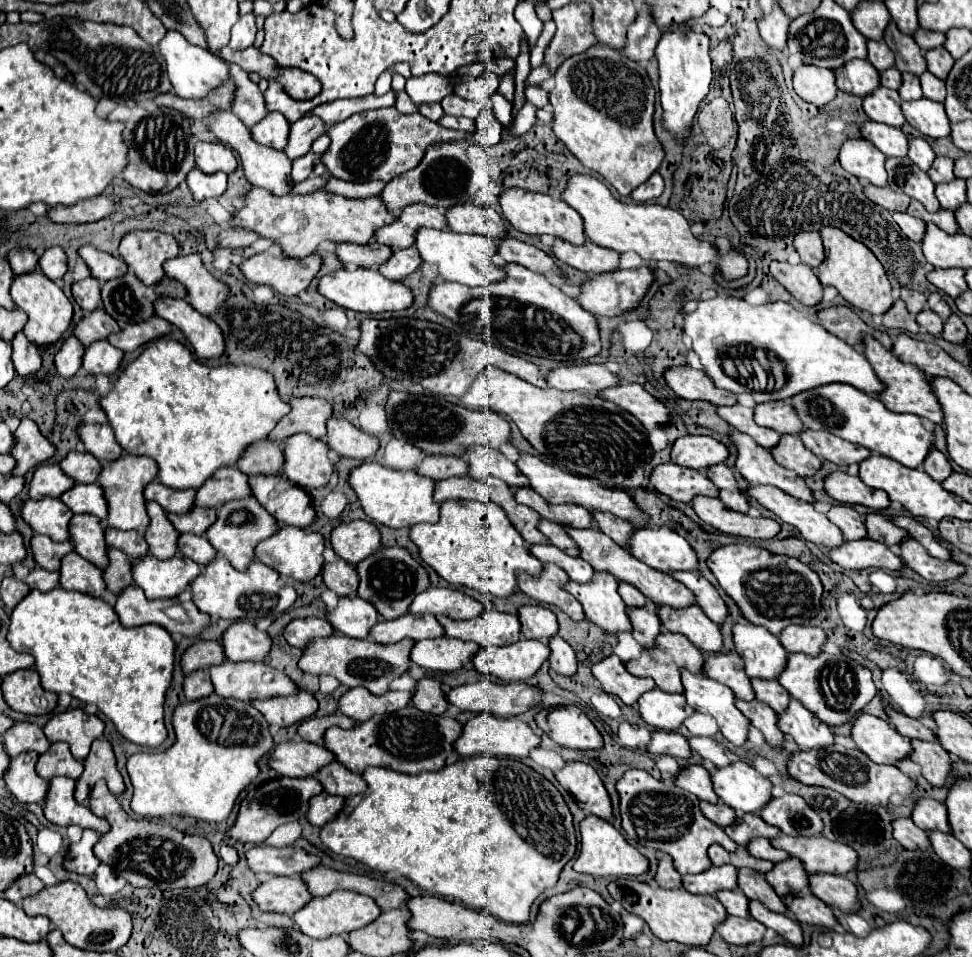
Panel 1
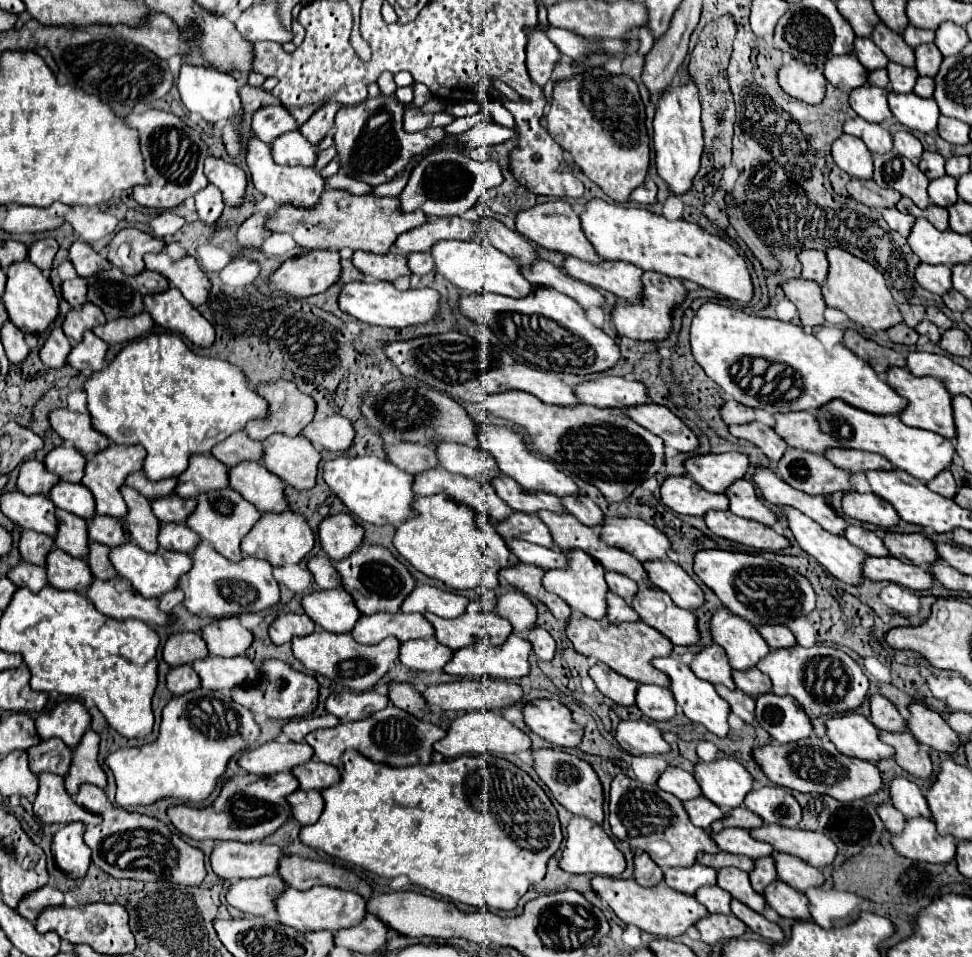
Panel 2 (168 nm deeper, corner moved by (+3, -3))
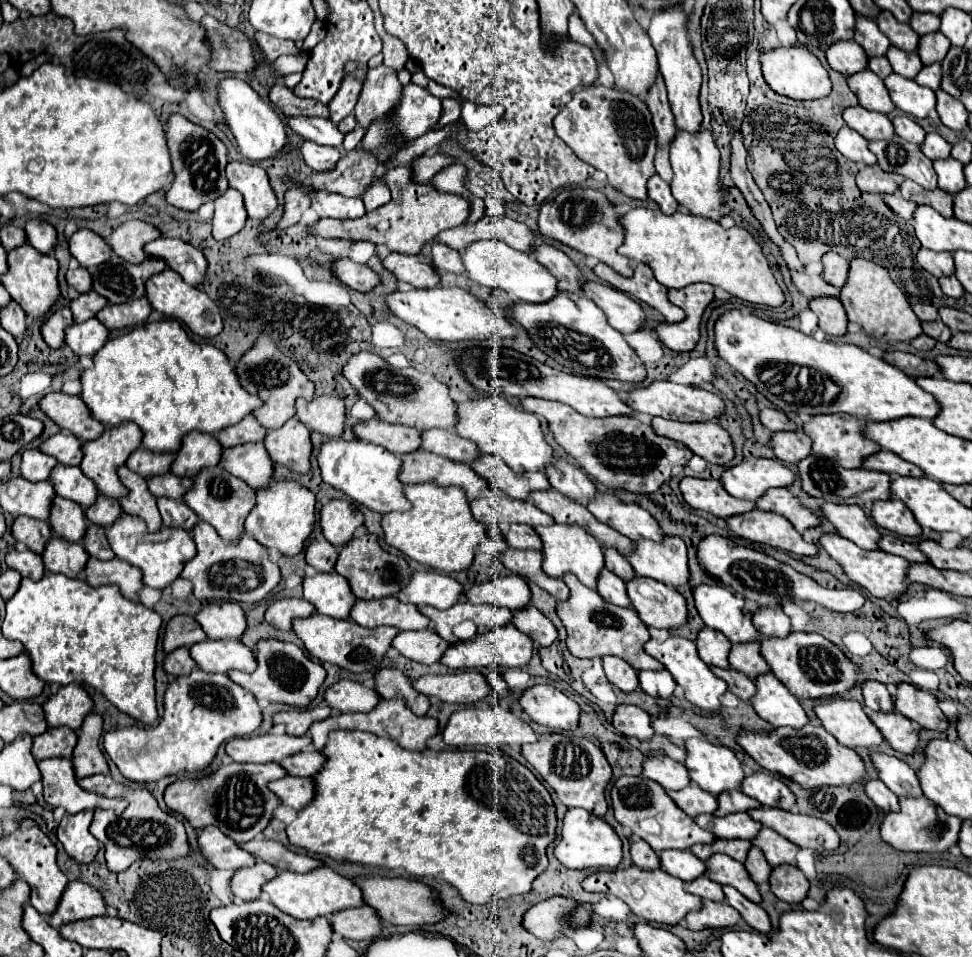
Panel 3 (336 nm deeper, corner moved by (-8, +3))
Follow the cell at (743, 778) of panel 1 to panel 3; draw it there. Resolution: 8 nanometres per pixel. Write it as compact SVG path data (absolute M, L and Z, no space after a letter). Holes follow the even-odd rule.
M688 739L686 751L688 759L684 765L690 771L690 779L698 787L712 795L740 789L746 773L742 769L742 761L732 749L712 745L702 739Z

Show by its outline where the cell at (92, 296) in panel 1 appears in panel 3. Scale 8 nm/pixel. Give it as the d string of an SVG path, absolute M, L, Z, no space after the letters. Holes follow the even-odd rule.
M78 267L76 271L68 271L66 273L66 281L72 289L76 289L78 293L88 293L92 289L92 275L88 269Z

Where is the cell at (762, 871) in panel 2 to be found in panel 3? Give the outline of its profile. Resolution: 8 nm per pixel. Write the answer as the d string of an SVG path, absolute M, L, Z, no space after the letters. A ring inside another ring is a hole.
M752 847L750 853L748 853L748 861L744 863L750 877L756 881L756 883L768 883L770 879L770 873L772 873L772 867L768 865L764 853L758 849L758 847Z

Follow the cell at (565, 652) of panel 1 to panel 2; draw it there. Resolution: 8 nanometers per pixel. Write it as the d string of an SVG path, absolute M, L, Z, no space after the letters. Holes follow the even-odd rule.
M533 627L527 635L527 639L533 645L533 653L537 655L539 661L551 661L555 657L555 641L553 637L541 629L541 627Z

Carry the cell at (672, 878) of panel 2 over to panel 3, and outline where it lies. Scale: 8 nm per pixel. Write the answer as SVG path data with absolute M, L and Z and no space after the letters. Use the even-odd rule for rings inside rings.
M664 851L660 853L660 863L662 863L662 869L668 871L670 875L690 883L694 881L696 877L702 877L706 875L706 869L708 865L698 859L696 855L692 855L692 851Z

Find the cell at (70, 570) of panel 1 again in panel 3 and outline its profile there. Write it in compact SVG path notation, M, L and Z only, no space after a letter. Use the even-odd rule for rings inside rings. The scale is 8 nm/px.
M54 537L48 541L42 559L50 573L62 573L70 579L76 579L86 569L90 555L80 543L68 543L62 537Z

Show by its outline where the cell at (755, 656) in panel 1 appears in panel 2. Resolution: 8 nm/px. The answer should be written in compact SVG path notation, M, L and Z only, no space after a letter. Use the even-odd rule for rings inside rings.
M725 607L711 615L709 631L713 643L725 649L729 665L737 671L755 667L769 653L769 645L765 645L757 629Z

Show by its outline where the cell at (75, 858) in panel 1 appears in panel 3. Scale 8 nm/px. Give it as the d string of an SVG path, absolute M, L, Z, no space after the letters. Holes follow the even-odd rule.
M90 809L80 811L76 815L66 813L56 831L58 841L64 845L66 853L78 863L90 863L100 849L96 837L88 829L92 823L92 817L94 817L94 811Z

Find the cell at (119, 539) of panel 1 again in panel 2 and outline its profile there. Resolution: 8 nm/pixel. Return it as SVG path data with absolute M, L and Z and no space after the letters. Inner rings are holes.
M95 515L89 521L89 539L109 545L109 547L117 547L127 541L127 531L117 517Z

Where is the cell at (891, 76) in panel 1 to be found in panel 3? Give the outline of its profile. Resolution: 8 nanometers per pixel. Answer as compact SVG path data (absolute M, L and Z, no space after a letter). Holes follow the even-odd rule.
M874 57L874 59L870 59L868 69L872 69L872 71L874 71L878 77L882 77L882 79L886 79L888 75L894 73L894 71L892 71L892 65L890 65L890 61L888 61L886 57Z

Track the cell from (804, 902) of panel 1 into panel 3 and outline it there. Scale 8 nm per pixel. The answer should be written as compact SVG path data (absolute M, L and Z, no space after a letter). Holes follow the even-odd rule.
M778 865L772 869L770 887L778 899L790 905L798 905L806 899L810 883L800 869L790 867L790 865Z

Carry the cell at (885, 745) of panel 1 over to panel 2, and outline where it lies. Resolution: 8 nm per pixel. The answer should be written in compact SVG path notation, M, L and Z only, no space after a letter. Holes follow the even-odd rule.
M847 713L829 717L825 721L825 727L829 741L833 741L837 751L847 757L857 757L871 763L893 757L893 747L877 739L879 731L865 715Z

